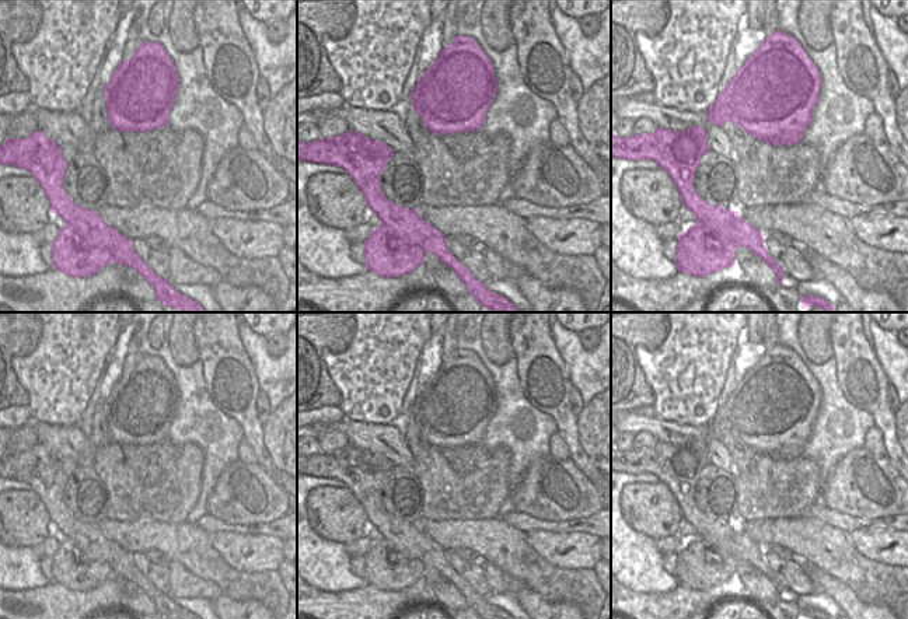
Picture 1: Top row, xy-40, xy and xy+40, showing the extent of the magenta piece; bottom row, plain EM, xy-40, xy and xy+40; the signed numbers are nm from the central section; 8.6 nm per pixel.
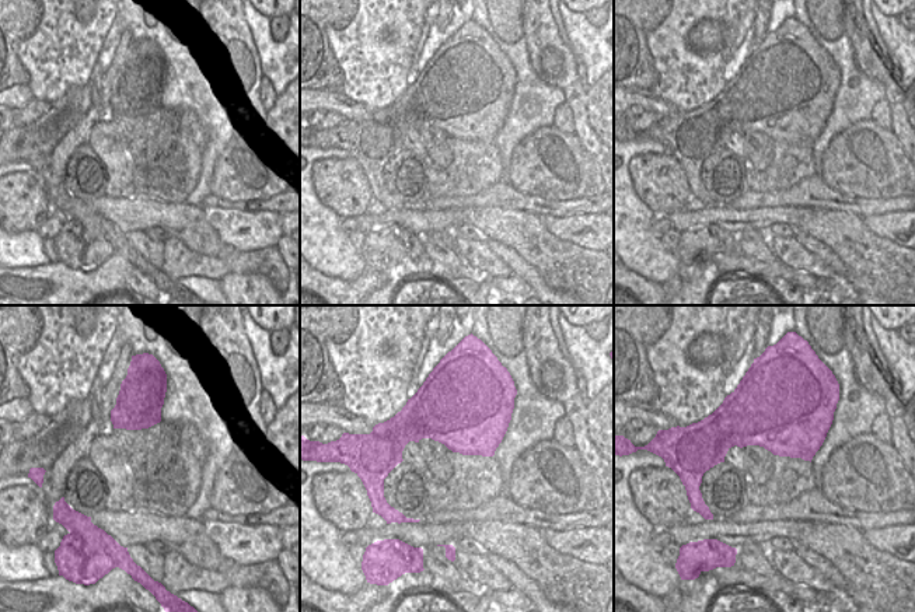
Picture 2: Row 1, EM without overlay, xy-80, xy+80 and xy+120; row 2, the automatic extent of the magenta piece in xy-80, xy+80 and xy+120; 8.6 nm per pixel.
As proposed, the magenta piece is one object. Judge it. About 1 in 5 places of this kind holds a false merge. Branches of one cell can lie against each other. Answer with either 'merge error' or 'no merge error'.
merge error

